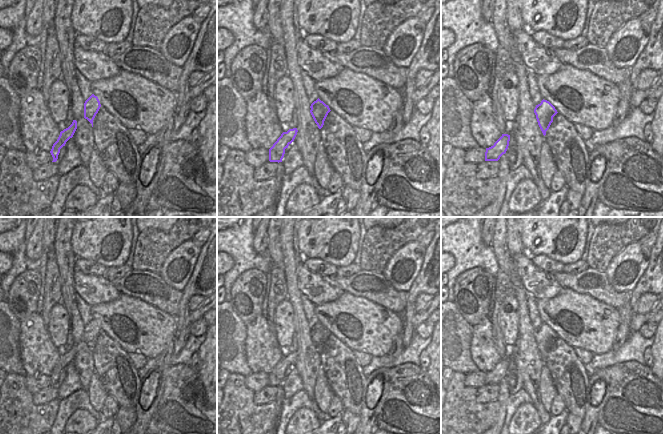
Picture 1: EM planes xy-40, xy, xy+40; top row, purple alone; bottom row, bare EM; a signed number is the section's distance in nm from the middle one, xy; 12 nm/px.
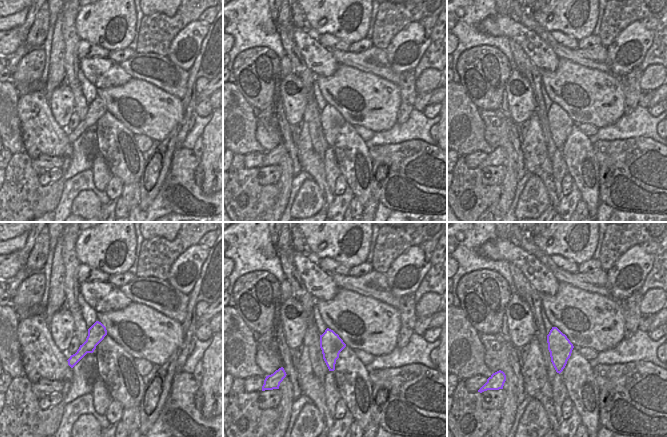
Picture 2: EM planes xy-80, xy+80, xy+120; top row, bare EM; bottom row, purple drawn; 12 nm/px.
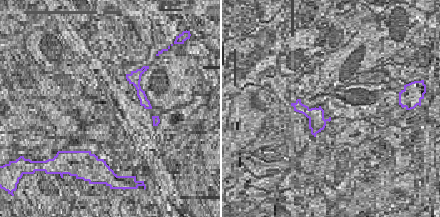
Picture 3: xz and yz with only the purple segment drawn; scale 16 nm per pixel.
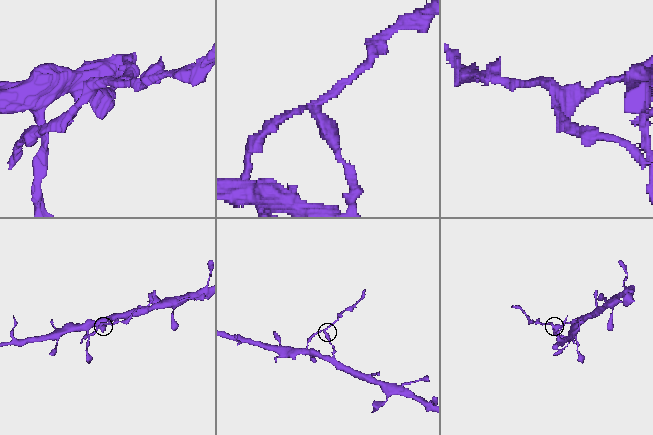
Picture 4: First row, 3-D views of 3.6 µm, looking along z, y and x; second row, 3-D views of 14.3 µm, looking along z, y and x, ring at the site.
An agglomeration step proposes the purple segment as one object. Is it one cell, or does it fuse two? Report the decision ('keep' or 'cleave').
cleave

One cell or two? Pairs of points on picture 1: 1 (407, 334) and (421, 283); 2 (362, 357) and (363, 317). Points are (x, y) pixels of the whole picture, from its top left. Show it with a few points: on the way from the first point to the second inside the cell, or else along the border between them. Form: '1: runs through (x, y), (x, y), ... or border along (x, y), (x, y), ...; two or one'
1: runs through (408, 321), (410, 299), (412, 296); one
2: border along (353, 350), (367, 352), (372, 356); two

